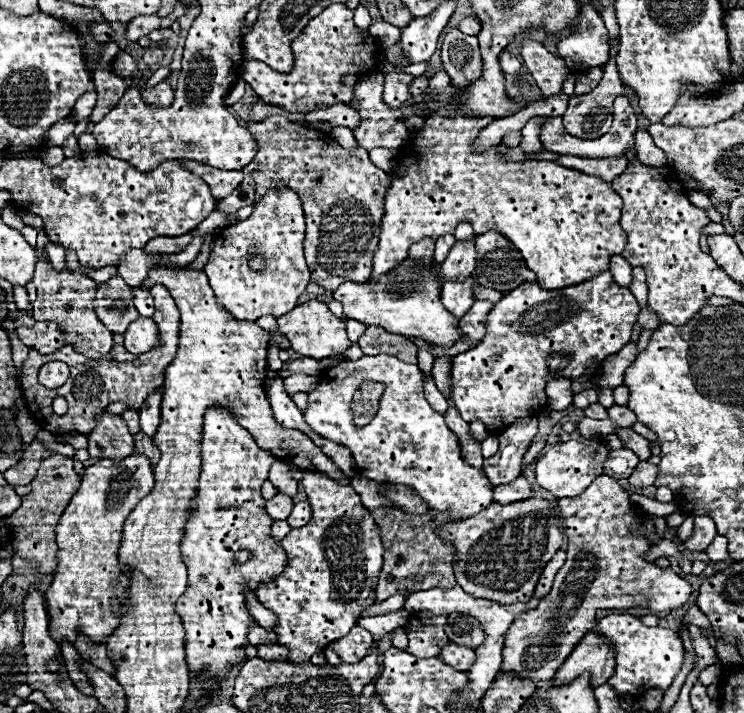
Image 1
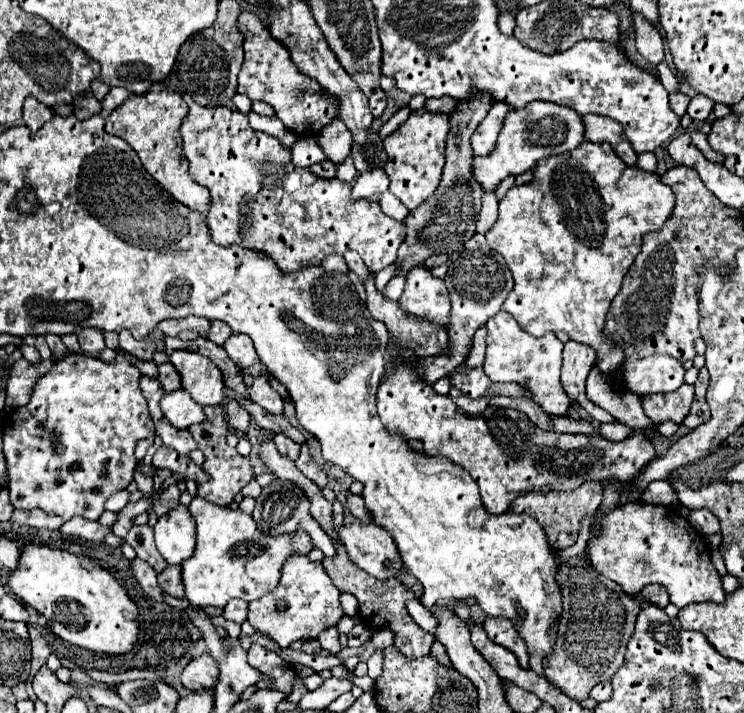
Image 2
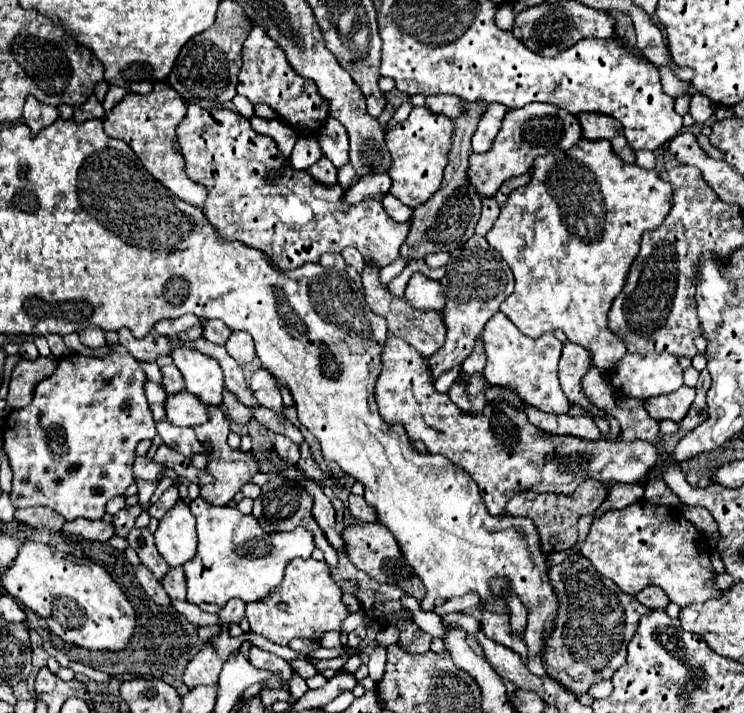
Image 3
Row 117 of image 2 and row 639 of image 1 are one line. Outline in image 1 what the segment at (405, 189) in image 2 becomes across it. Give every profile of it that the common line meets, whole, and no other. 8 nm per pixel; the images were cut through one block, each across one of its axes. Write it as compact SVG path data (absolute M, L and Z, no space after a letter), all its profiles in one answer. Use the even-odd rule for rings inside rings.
M414 612L410 622L412 630L408 630L406 652L418 658L438 656L440 648L448 644L448 638L444 634L446 616L434 616L430 612Z

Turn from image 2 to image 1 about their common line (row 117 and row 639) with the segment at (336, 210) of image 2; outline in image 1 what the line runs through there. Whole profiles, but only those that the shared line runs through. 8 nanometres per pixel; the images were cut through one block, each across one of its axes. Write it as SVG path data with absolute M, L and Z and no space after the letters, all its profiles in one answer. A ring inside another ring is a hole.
M212 406L204 414L200 480L190 500L190 516L180 542L182 560L188 568L188 590L176 602L176 612L186 628L186 662L194 672L208 670L212 676L224 678L232 664L246 658L246 634L256 620L244 606L244 586L254 590L284 570L286 554L270 536L272 518L264 514L264 498L260 496L272 462L276 456L262 450L230 410ZM242 548L254 556L250 562L234 564L232 558Z

